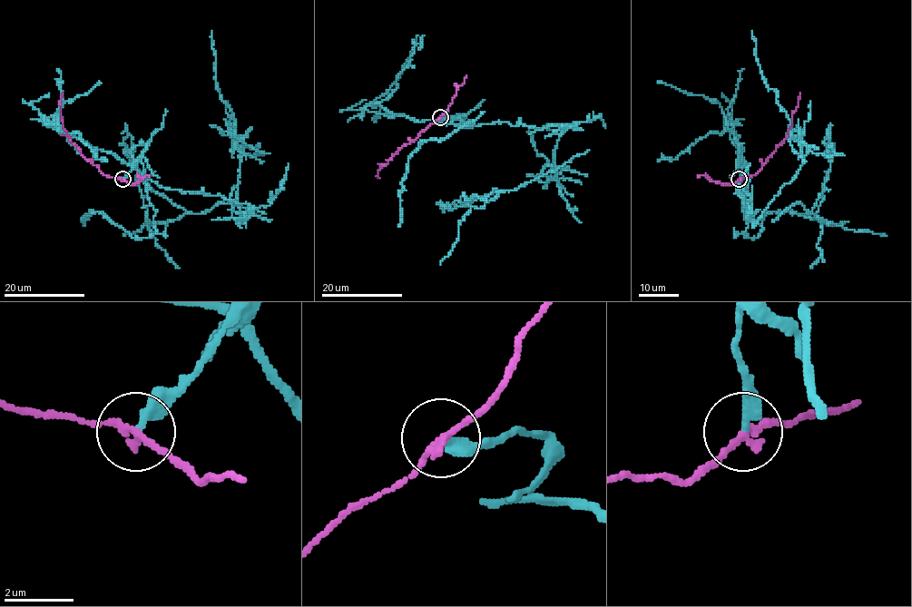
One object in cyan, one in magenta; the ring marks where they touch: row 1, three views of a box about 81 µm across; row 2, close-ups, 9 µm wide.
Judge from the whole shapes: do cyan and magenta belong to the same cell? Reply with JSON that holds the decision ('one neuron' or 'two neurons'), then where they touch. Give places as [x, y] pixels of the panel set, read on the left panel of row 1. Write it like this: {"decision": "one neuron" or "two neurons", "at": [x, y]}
{"decision": "two neurons", "at": [122, 179]}

